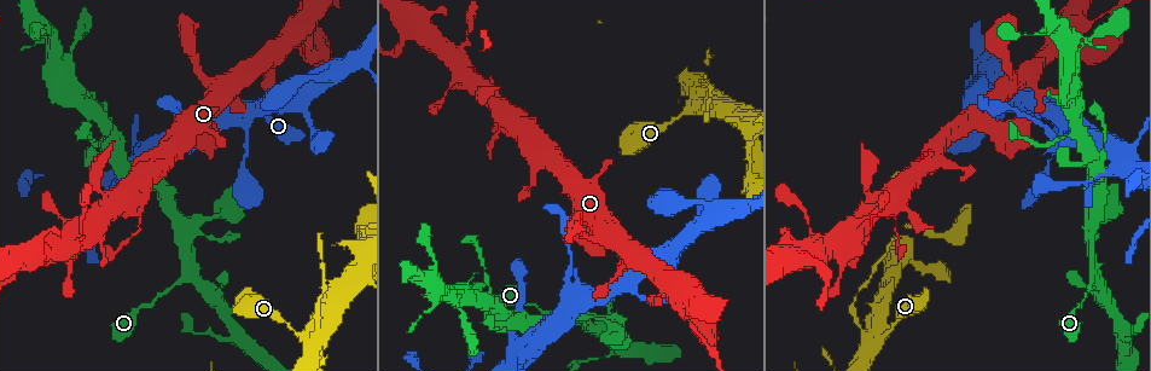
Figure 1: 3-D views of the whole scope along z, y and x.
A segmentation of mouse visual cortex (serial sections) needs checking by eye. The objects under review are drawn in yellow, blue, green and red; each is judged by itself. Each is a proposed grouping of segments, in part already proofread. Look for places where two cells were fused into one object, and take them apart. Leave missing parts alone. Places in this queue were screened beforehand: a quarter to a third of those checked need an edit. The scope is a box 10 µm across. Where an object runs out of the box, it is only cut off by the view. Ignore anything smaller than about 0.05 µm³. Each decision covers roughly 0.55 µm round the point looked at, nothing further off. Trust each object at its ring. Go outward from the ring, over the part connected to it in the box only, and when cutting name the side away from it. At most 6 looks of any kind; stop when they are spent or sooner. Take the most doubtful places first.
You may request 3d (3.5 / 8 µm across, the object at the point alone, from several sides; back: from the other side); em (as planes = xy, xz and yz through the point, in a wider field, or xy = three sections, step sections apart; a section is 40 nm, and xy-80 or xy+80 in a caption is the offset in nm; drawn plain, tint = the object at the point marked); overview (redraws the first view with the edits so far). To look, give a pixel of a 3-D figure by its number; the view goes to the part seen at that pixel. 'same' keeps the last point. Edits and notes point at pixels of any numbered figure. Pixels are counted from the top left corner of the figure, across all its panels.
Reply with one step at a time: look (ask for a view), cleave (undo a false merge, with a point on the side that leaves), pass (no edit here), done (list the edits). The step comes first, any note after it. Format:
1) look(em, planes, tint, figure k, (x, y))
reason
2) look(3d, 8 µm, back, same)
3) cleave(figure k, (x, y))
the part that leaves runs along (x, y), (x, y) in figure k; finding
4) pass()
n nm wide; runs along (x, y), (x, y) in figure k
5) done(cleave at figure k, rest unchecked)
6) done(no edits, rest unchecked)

look(3d, 3.5 µm, figure 1, (187, 274))
branch point

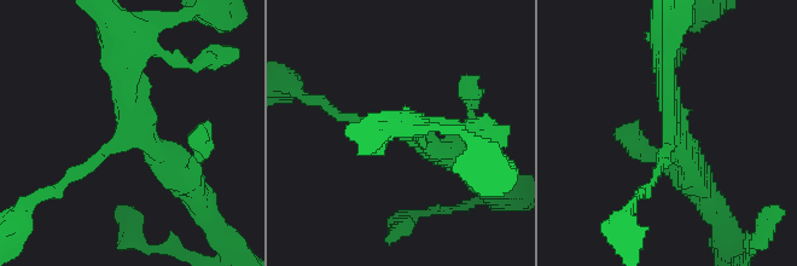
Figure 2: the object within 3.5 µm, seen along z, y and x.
look(em, xy, step 1, tint, figure 2, (123, 134))

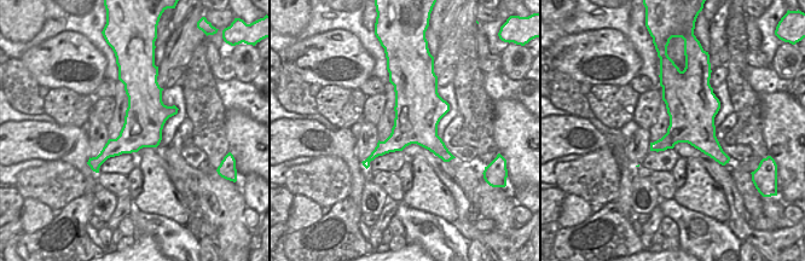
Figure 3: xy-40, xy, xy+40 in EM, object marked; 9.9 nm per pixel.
look(em, planes, tint, same)

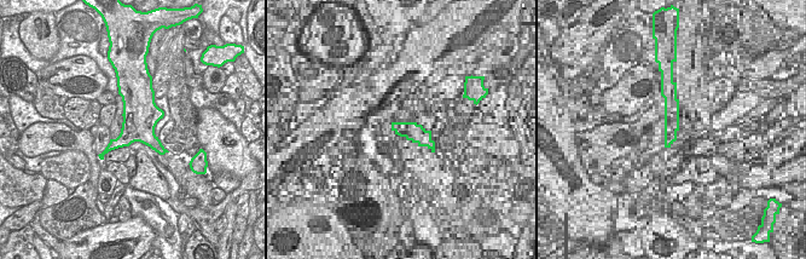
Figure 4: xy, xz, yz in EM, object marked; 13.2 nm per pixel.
pass()
3 arms; arms of 150, 200, 300 nm; runs along (62, 184), (126, 132), (129, 50) in figure 2; one cell here

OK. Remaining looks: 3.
look(3d, 3.5 µm, figure 1, (625, 285))

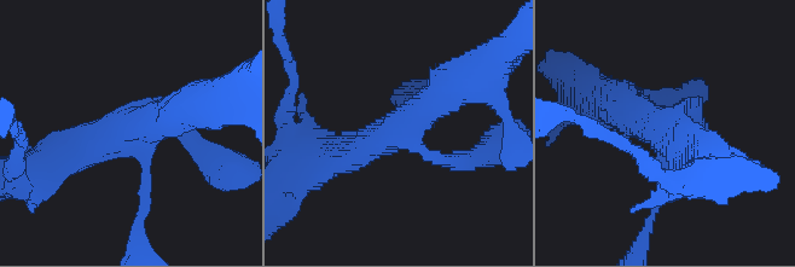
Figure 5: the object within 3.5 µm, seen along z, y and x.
look(em, planes, tint, figure 5, (668, 118))
4 arms; arms of 100, 200, 400, 450 nm; shape alone is not enough

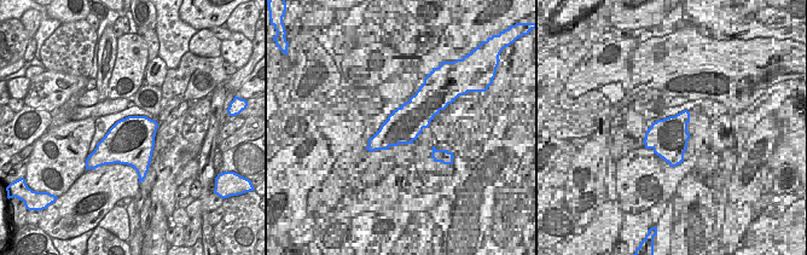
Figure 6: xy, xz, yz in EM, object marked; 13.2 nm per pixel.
pass()
runs along (189, 134), (148, 102), (69, 157) in figure 5; one cell here

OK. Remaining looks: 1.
done(no edits, rest unchecked)

